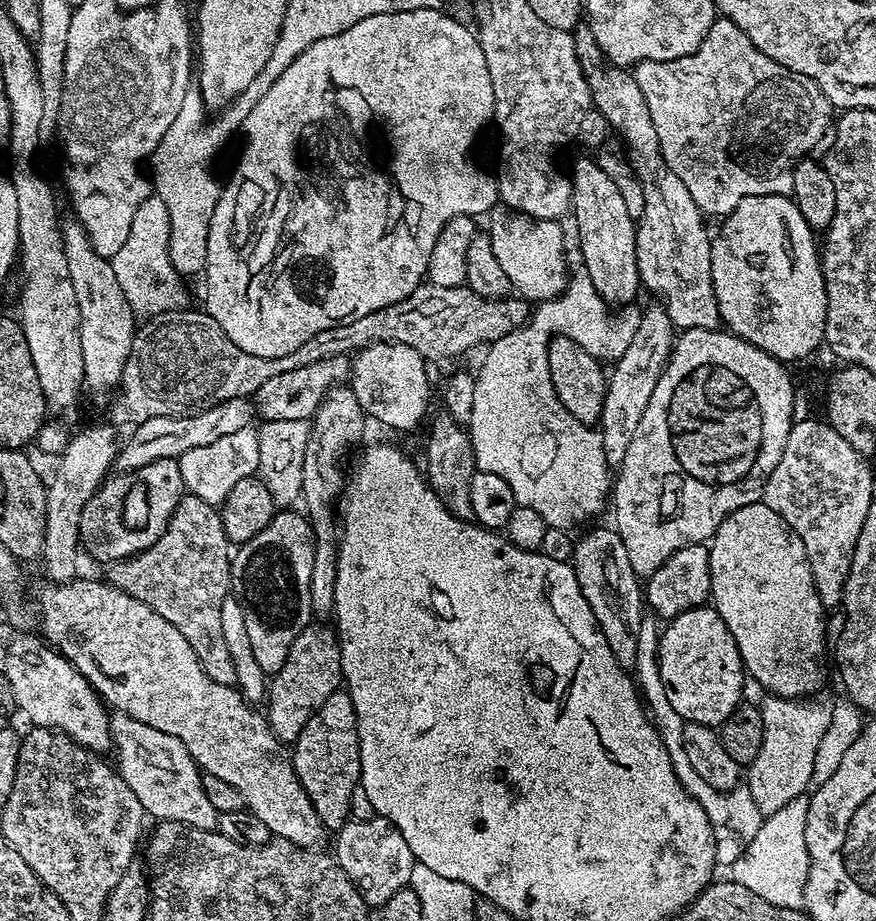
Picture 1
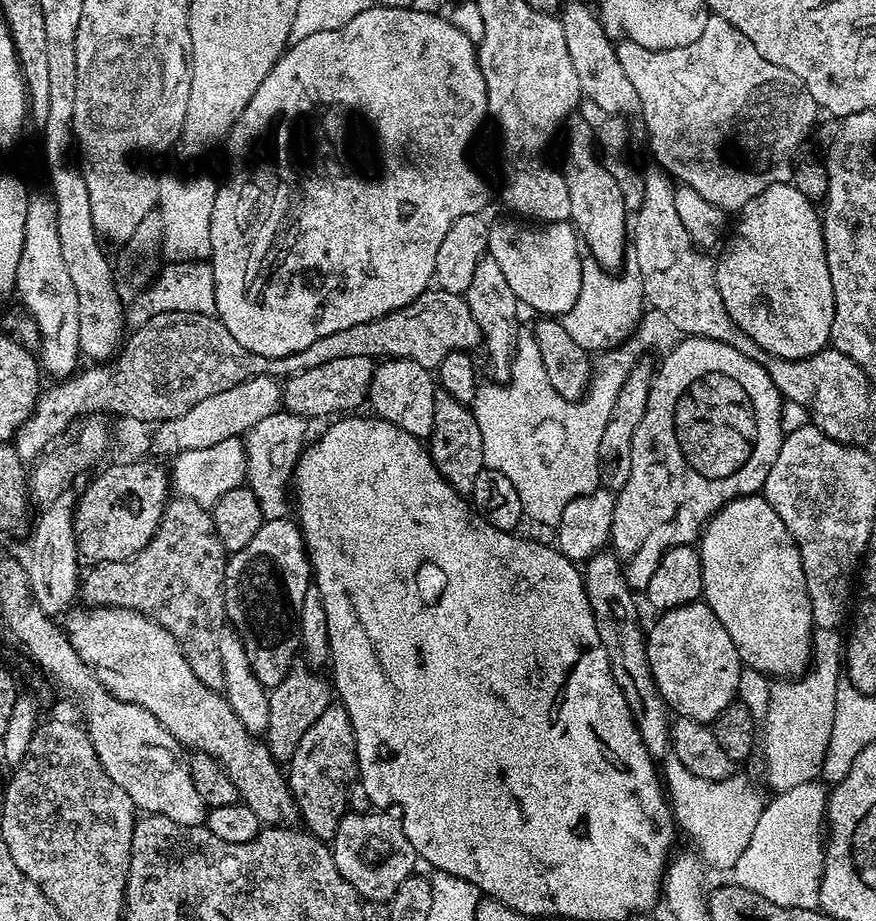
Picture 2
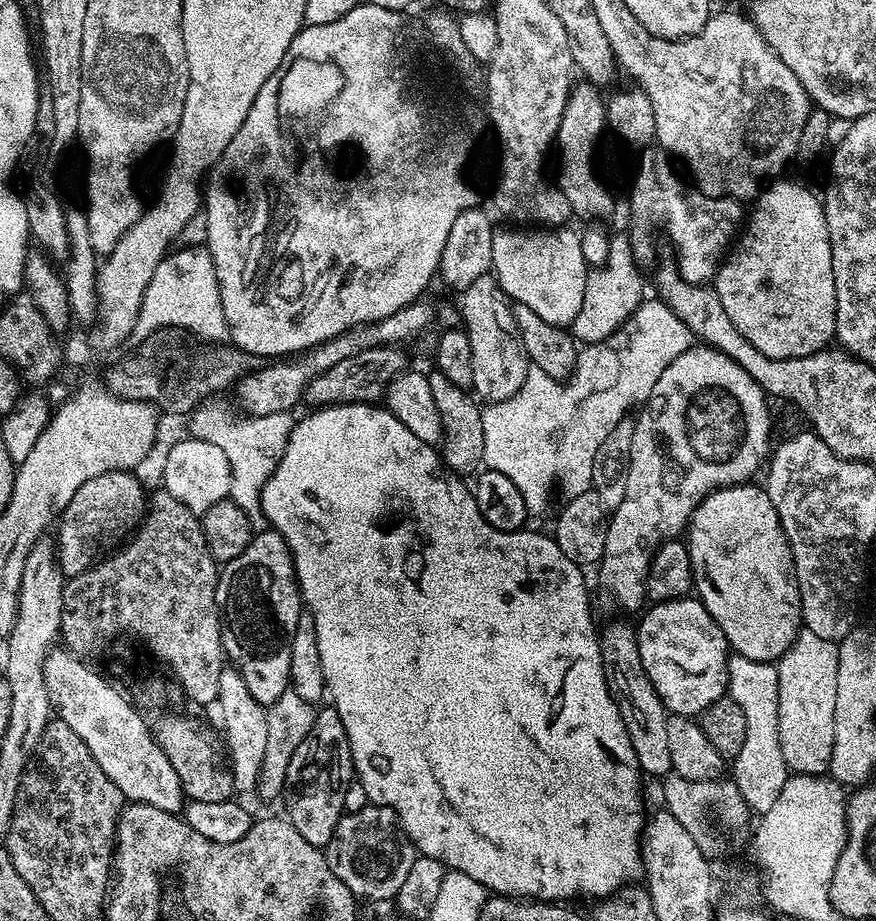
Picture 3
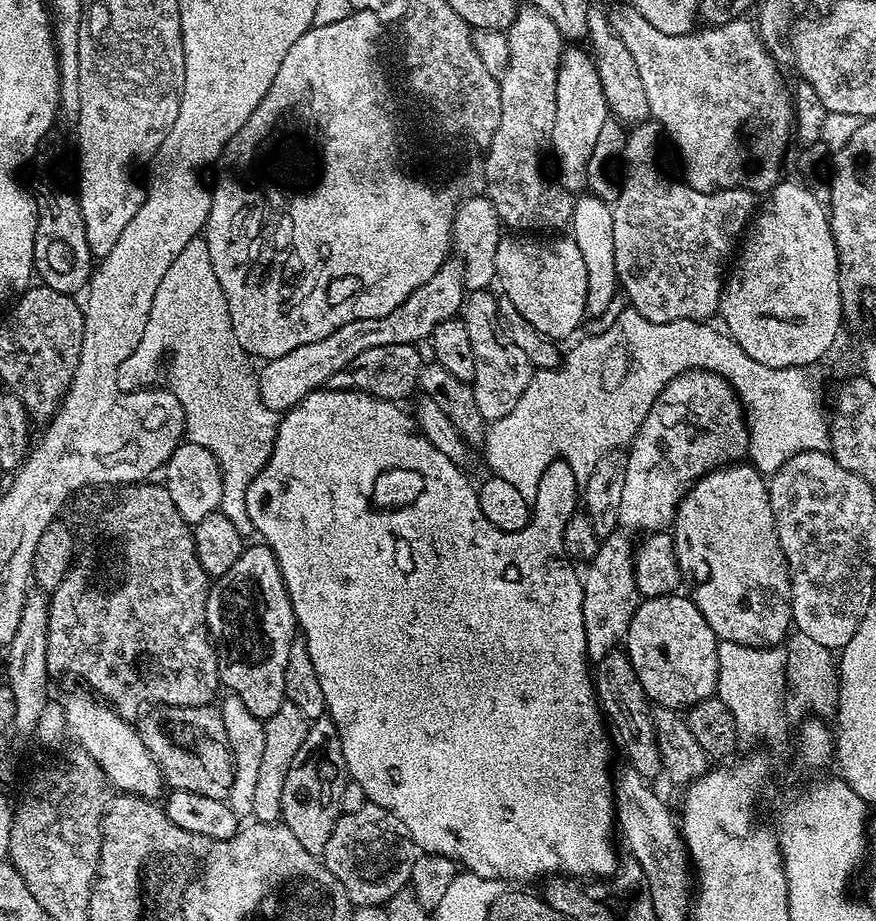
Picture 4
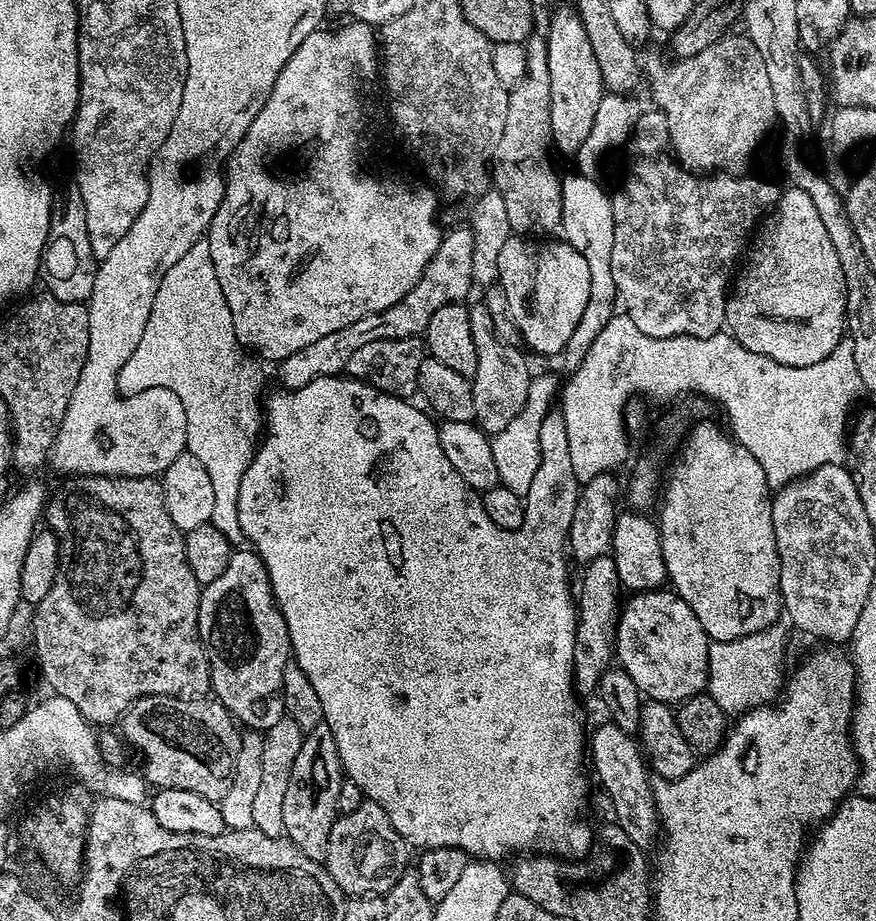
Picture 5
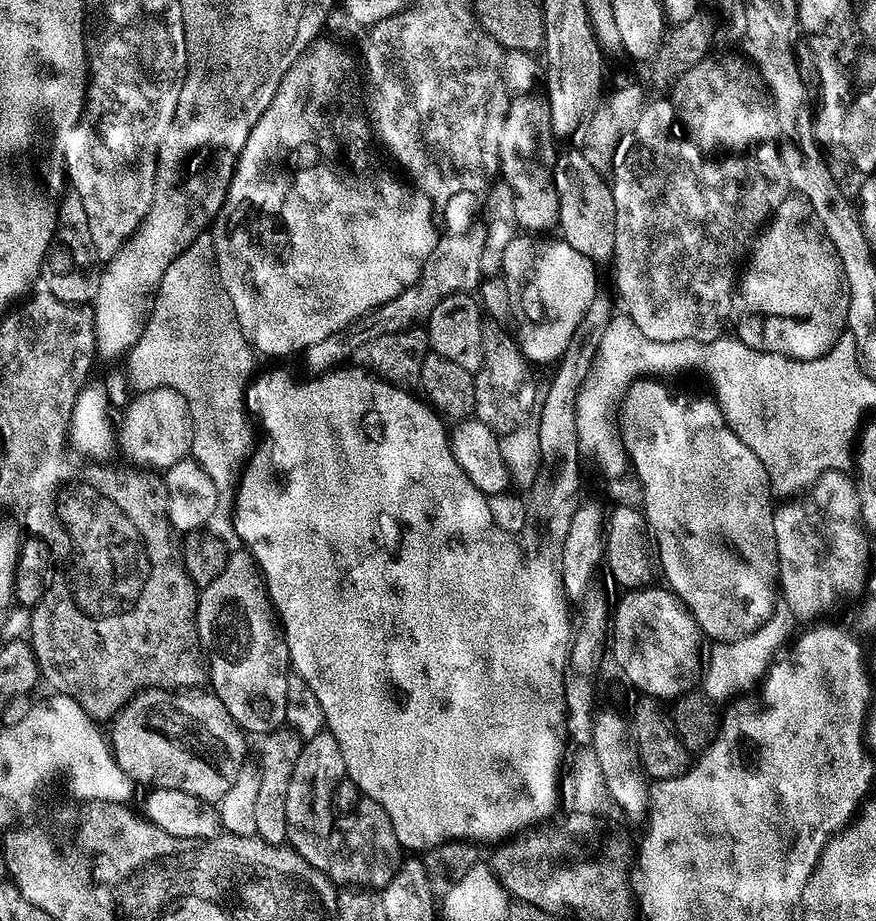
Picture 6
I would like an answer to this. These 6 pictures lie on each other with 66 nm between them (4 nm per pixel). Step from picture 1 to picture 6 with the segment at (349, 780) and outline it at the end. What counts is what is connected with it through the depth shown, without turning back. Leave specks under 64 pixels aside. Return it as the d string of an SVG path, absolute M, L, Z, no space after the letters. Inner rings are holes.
M326 730L319 732L314 734L314 738L304 741L304 749L294 766L294 774L290 774L290 790L286 790L287 843L302 859L310 862L310 866L321 870L328 867L328 843L334 827L332 799L334 798L335 788L345 776L342 750L338 750L338 742L329 732Z

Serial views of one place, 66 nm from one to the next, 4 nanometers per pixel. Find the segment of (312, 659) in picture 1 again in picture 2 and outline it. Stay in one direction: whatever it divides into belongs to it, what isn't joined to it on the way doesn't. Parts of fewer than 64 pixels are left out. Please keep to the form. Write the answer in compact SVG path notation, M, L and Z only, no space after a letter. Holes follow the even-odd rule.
M296 662L286 674L286 678L282 678L282 682L269 691L269 726L266 731L266 743L275 760L291 761L294 750L298 750L298 742L302 742L306 730L310 730L310 726L318 722L322 710L326 710L329 704L333 703L333 685L325 677L324 680L307 663Z

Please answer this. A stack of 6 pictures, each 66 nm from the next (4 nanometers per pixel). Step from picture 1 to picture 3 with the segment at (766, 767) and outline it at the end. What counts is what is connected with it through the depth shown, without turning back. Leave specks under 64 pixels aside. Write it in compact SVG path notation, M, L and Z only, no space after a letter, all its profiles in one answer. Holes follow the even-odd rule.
M803 627L795 642L780 657L776 667L778 682L778 724L782 754L789 771L800 774L824 774L833 754L835 695L838 694L839 645L830 639L821 638Z

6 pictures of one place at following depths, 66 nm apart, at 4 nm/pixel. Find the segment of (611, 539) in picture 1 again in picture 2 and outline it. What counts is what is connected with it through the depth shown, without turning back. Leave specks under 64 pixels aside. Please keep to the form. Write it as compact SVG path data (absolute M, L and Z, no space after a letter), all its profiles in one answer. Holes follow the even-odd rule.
M601 550L591 556L585 563L582 575L595 618L595 628L602 646L606 648L611 673L626 696L636 725L639 726L639 733L642 734L643 744L653 759L665 759L671 751L670 712L650 670L647 633L639 622L637 595L629 586L623 564L613 551Z

